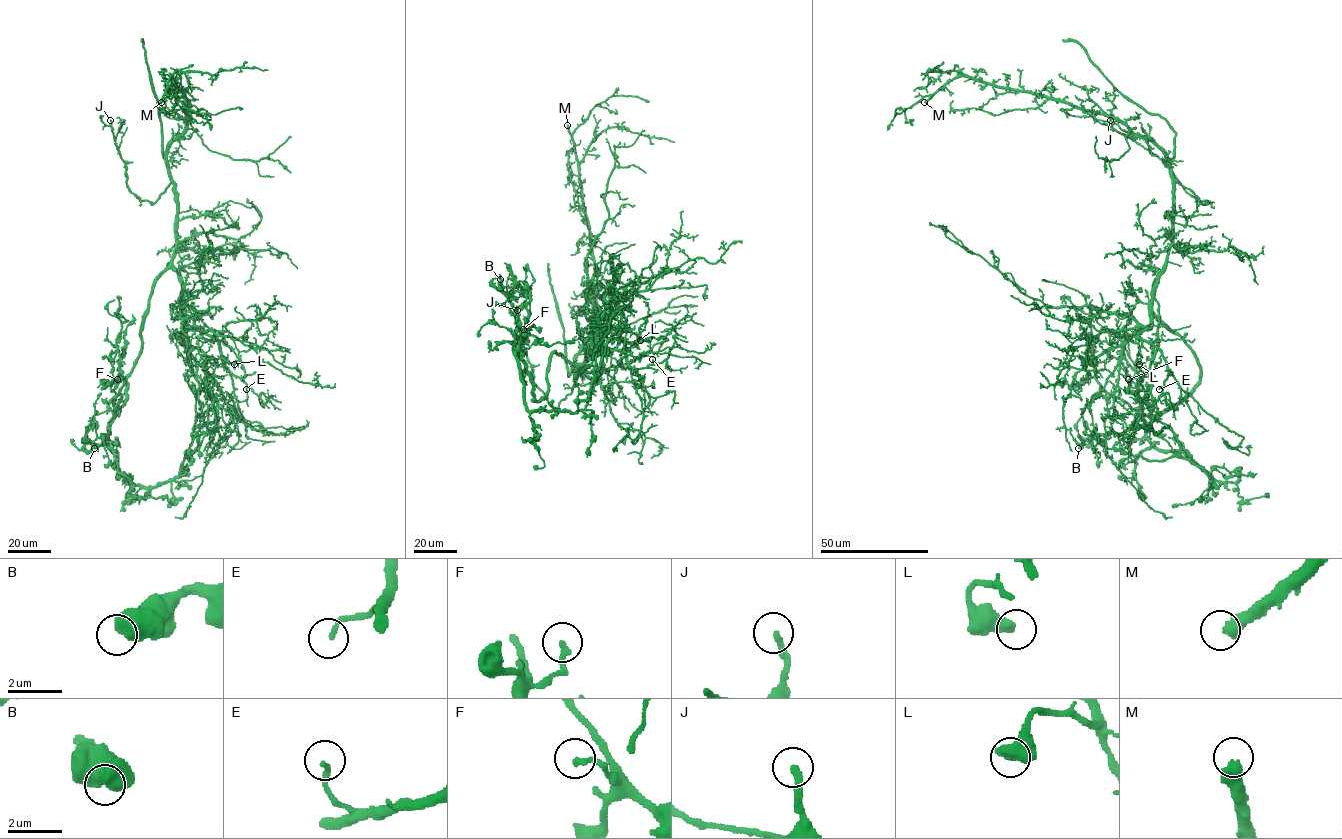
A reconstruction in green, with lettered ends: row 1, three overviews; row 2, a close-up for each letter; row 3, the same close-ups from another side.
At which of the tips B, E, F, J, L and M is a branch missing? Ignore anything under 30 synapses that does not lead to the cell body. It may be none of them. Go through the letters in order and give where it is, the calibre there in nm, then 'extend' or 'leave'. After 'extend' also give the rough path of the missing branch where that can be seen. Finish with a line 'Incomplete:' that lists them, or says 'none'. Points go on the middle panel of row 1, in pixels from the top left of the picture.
B: place (500, 279); calibre 600 nm; leave
E: place (652, 359); calibre 170 nm; leave
F: place (523, 329); calibre 220 nm; leave
J: place (517, 310); calibre 220 nm; extend; course (517, 310), (518, 269), (525, 255)
L: place (640, 340); calibre 550 nm; leave
M: place (567, 125); calibre 500 nm; extend; course (567, 125), (570, 108), (582, 95), (591, 92), (603, 99), (622, 122)
Incomplete: J, M

